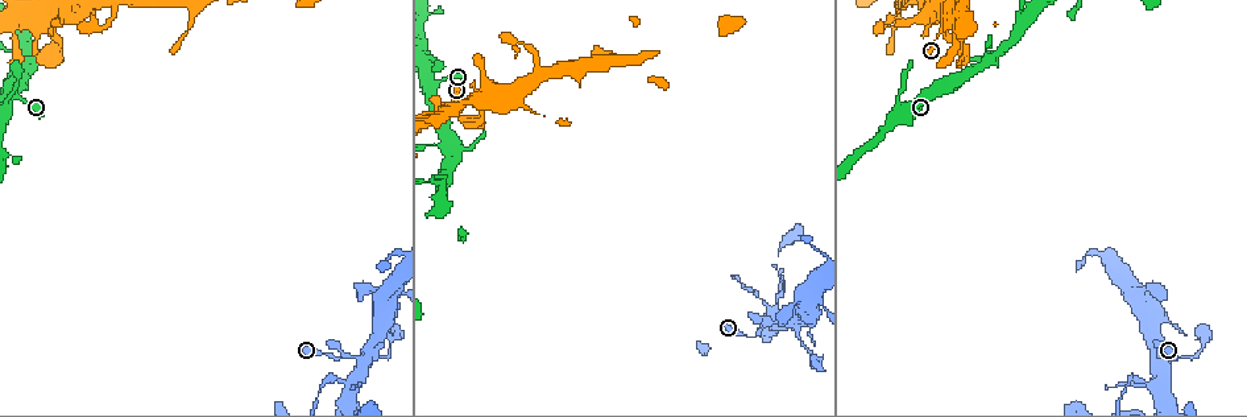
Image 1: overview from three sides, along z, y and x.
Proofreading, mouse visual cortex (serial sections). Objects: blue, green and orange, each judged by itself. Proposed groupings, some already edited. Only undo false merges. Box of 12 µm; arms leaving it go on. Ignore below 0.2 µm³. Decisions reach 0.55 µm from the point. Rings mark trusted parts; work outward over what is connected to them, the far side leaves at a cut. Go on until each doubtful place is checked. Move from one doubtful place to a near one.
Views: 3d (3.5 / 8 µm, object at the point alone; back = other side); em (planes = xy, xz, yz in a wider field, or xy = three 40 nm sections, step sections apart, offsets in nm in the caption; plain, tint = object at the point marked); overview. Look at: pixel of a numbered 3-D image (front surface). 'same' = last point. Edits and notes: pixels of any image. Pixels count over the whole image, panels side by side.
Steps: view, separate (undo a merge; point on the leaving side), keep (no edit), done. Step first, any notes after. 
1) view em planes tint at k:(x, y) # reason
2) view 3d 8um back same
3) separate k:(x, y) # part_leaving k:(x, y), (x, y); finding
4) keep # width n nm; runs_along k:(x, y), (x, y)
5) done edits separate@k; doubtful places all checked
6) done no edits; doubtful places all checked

view 3d 3.5um at 1:(349, 384) # thin arm on a thick one

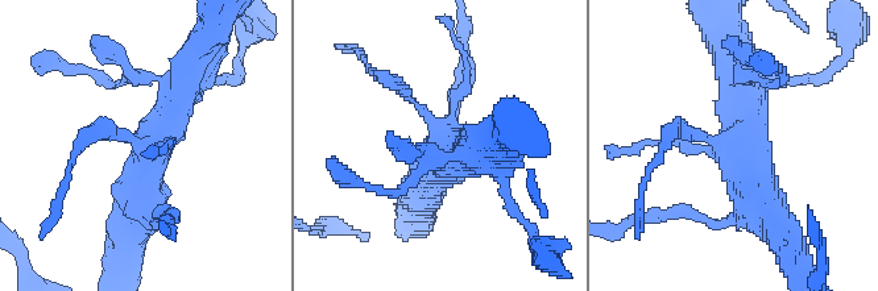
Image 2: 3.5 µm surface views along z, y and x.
view em xy step 1 tint at 2:(141, 145) # now the EM

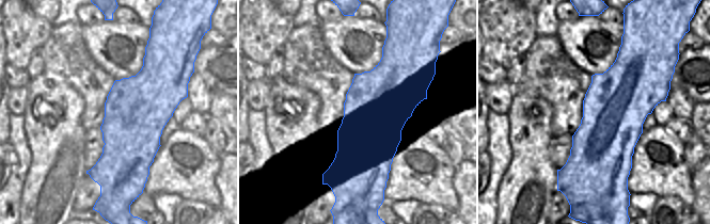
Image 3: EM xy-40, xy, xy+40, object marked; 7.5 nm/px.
keep # runs_along 2:(466, 153), (454, 157), (429, 116), (381, 75); all the same cell

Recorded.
view 3d 8um back at 1:(31, 60) # arms part here

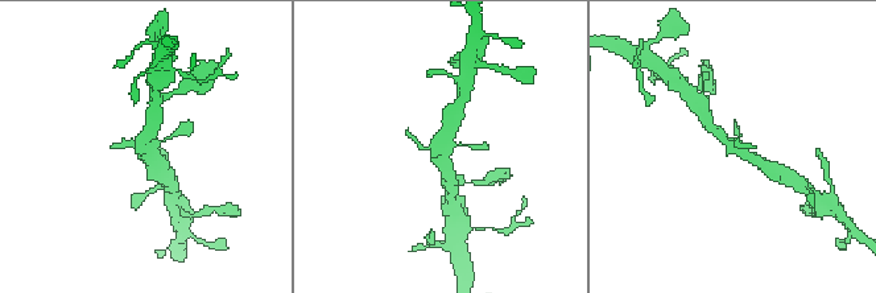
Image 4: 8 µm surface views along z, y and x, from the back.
view 3d 3.5um at 4:(146, 150) # zoom in

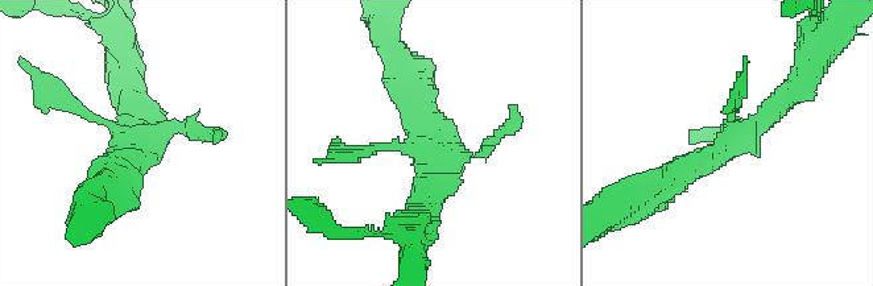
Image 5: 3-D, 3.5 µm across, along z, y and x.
view em xy step 5 tint at 5:(139, 138)

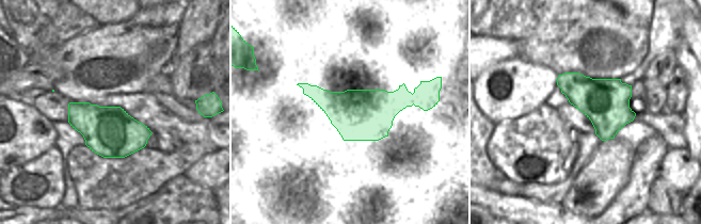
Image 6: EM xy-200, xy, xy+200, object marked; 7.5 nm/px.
keep # runs_along 5:(670, 181), (745, 136), (799, 83); one cell here

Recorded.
view 3d 8um at 1:(1024, 18) # small branch off a trunk

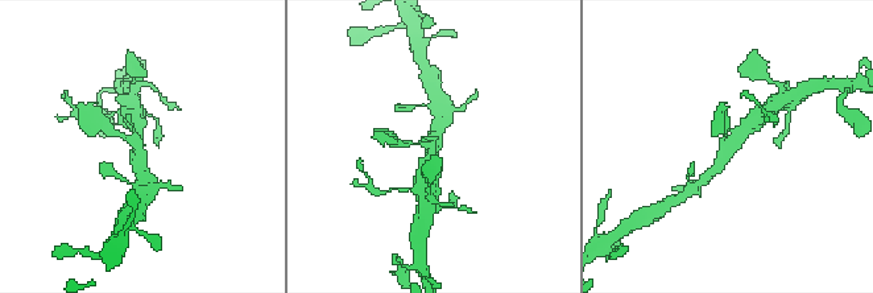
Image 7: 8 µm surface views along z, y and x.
view 3d 3.5um back at 7:(433, 147) # closer look

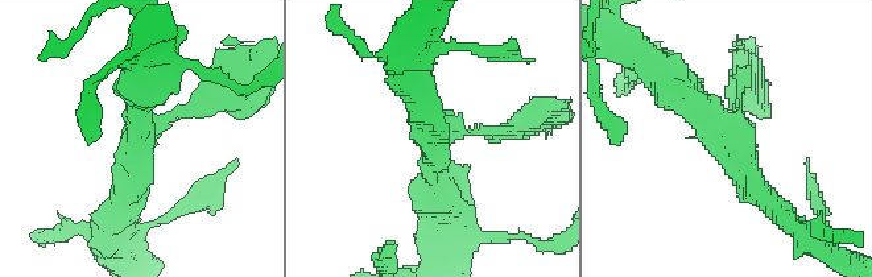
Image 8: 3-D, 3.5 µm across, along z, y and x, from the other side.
view em planes tint at 8:(432, 142) # arms 4; arm_widths 100, 150, 300, 350 nm; need the tissue

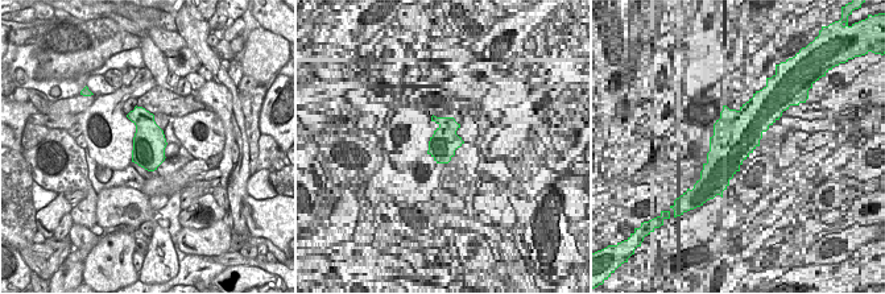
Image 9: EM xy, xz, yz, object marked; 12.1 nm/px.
keep # runs_along 8:(777, 210), (693, 100), (662, 85); all the same cell

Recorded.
done no edits; doubtful places all checked

